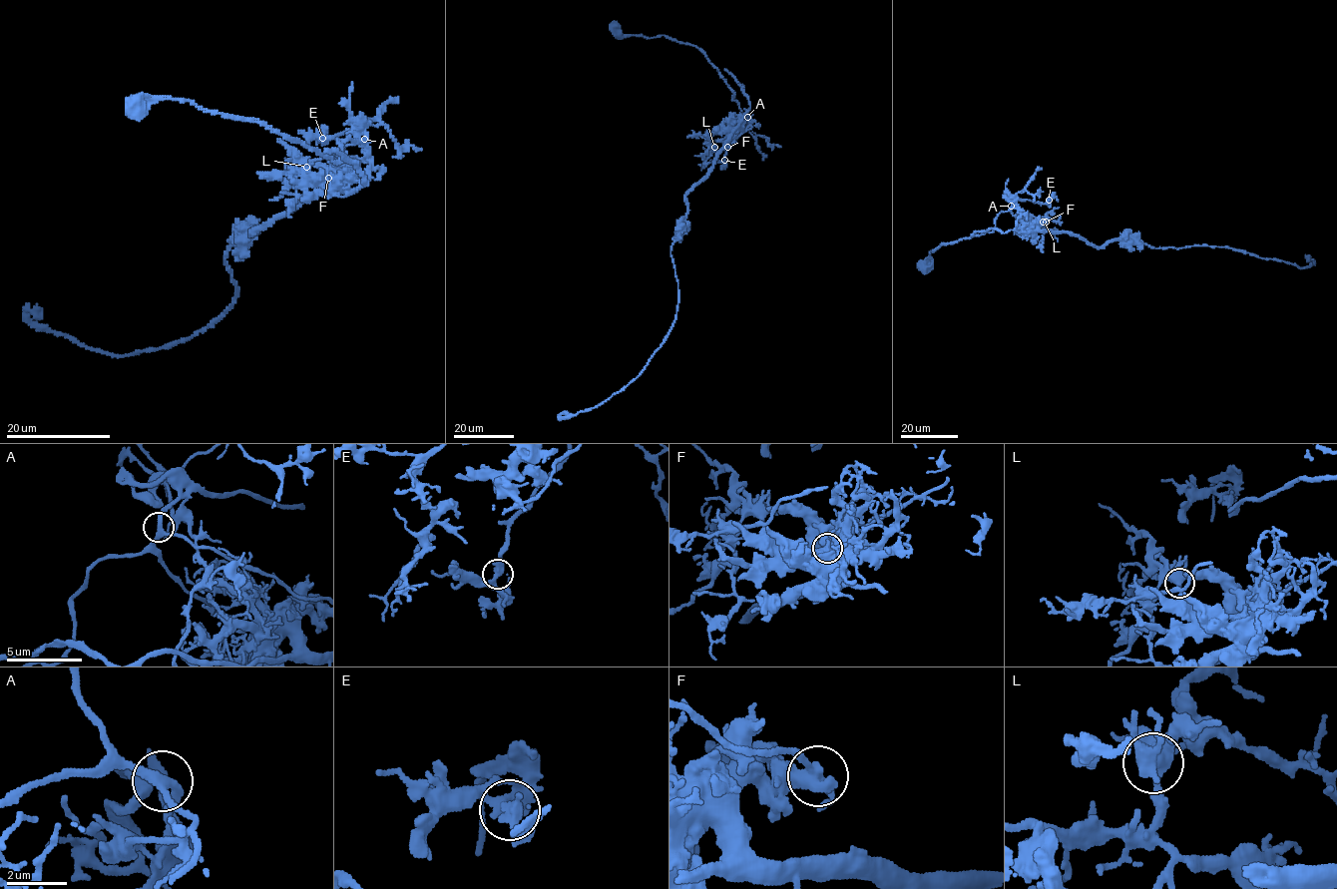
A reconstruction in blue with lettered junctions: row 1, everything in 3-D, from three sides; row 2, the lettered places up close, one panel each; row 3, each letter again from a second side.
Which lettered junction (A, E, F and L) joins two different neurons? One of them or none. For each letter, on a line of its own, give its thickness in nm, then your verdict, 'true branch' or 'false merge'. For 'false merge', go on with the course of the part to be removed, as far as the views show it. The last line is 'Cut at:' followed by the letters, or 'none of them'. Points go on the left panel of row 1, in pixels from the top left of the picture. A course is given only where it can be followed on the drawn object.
A: calibre 280 nm; true branch
E: calibre 300 nm; true branch
F: calibre 380 nm; false merge; course (328, 178), (369, 149), (340, 141), (336, 162), (255, 120), (184, 100), (149, 97), (128, 113)
L: calibre 420 nm; true branch
Cut at: F

